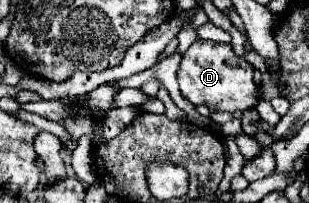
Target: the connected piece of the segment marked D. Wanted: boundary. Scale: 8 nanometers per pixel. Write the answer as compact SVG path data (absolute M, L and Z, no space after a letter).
M198 39L190 45L190 49L182 55L178 69L178 83L182 95L192 105L206 105L212 113L216 111L246 111L258 103L258 87L254 83L254 67L238 57L228 43L204 41Z

